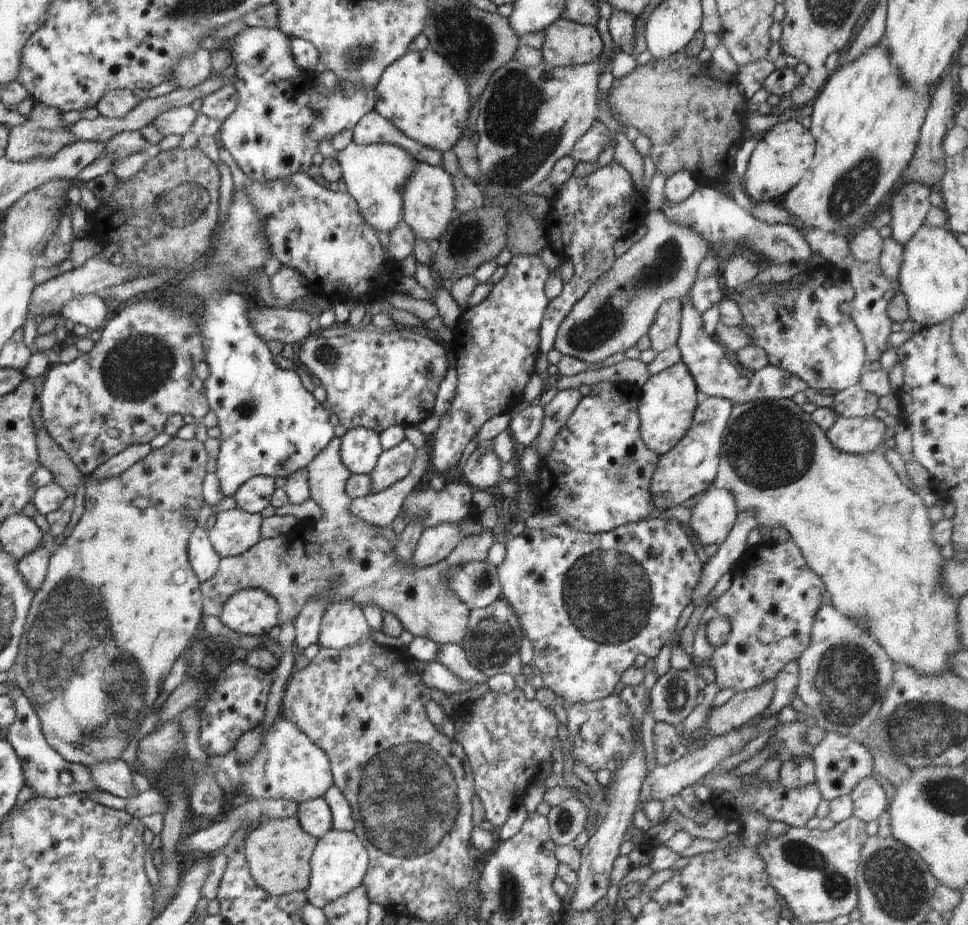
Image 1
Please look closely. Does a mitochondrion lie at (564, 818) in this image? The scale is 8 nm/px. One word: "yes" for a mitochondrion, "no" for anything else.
yes

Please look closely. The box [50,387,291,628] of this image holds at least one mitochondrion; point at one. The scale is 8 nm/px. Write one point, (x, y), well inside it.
(247, 407)

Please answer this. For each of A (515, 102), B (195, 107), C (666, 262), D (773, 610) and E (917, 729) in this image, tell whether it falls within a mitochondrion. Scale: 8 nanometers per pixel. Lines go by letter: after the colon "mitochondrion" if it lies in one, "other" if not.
A: mitochondrion
B: other
C: mitochondrion
D: other
E: mitochondrion

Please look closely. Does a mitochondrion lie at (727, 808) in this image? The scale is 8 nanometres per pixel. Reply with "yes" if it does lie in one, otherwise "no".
no

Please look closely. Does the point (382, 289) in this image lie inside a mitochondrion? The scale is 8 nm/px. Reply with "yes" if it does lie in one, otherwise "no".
no

